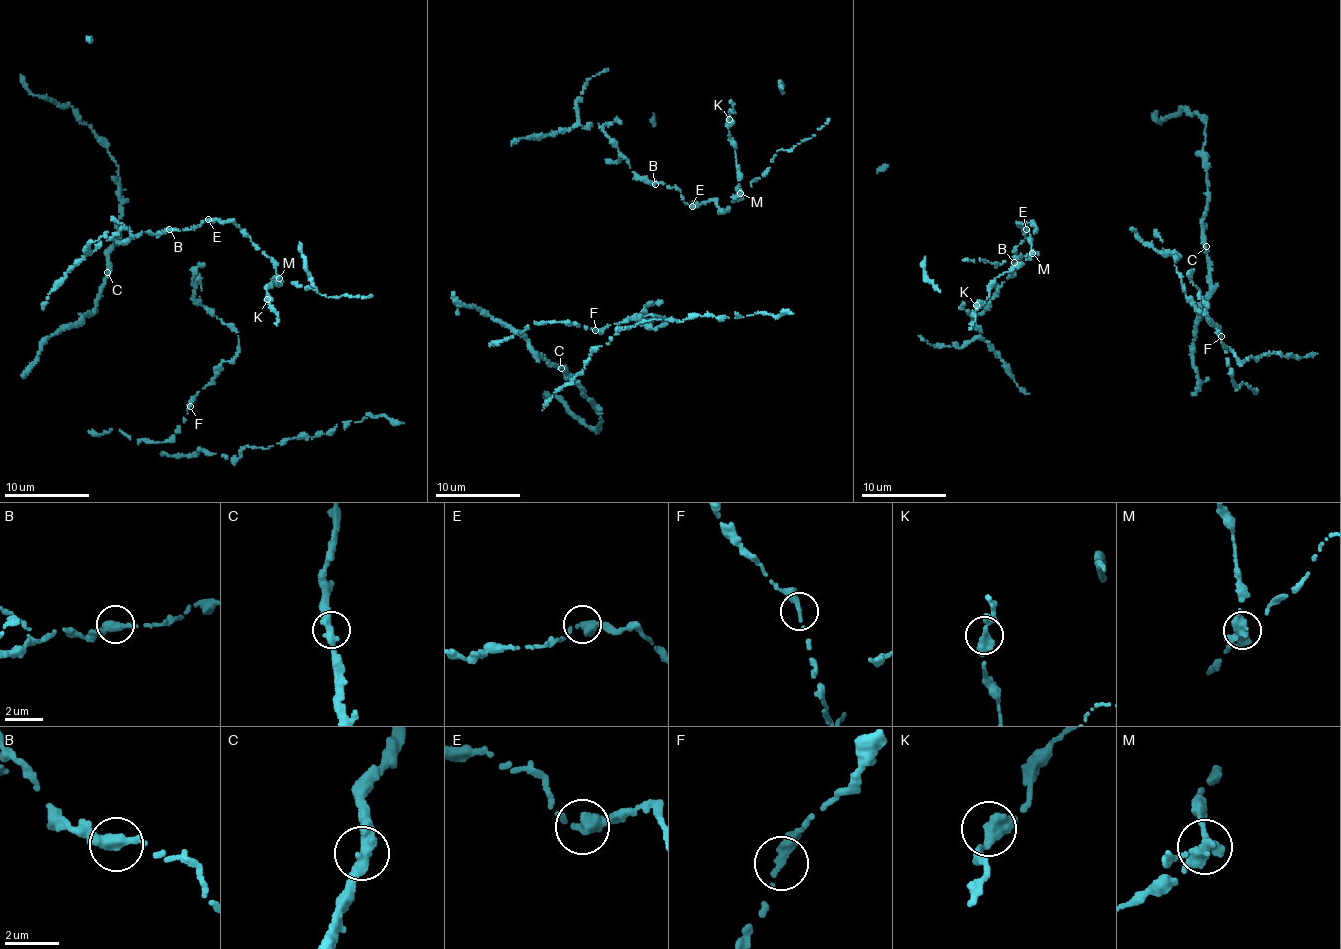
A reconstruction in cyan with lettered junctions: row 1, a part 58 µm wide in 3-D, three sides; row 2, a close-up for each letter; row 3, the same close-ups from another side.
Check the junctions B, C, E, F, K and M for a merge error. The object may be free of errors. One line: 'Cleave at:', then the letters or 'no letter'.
Cleave at: M

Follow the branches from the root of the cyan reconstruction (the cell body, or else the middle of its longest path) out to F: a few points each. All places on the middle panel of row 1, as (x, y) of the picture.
F: (641, 318), (641, 322), (654, 330), (668, 320), (665, 316), (642, 315), (595, 329)

